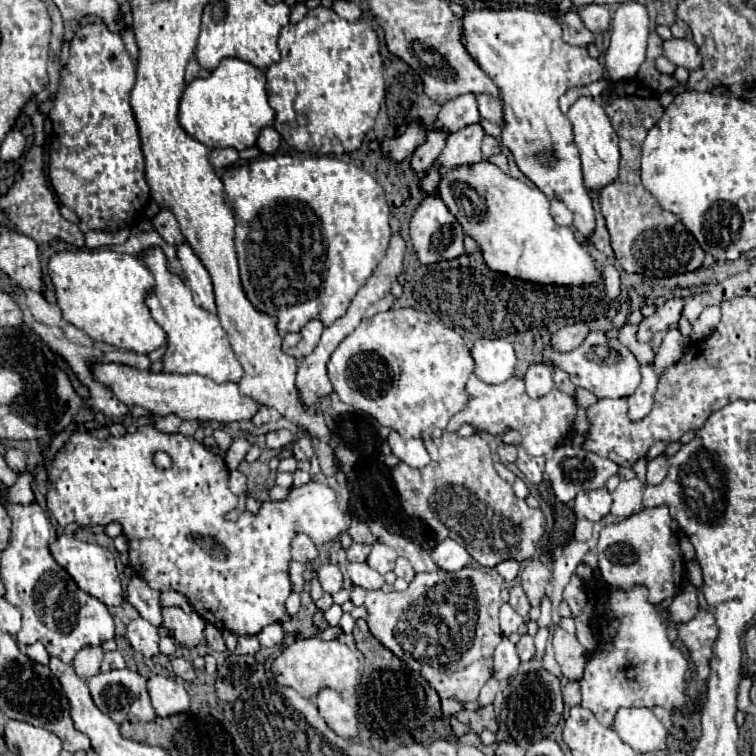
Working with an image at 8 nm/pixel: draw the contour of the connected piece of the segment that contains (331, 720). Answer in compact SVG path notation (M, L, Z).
M322 689L316 697L316 705L320 709L320 715L336 735L340 735L342 739L354 739L358 735L356 711L336 691Z

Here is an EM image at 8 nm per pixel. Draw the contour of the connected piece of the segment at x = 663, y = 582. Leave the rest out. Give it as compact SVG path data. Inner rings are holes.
M666 507L642 509L628 519L608 525L600 531L598 541L598 569L610 589L630 591L630 587L644 585L650 591L650 603L662 603L680 591L684 579L684 561L678 551L678 539L670 529L672 517Z

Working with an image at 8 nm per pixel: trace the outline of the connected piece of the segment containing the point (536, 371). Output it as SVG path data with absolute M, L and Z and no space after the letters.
M536 363L536 365L530 365L530 369L526 371L524 375L524 383L526 383L526 393L532 397L532 399L538 399L538 397L544 397L552 391L554 387L554 379L552 379L552 369L544 363Z

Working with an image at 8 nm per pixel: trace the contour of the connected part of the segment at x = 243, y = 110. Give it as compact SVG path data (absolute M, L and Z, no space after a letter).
M222 59L208 79L198 77L188 83L180 101L178 121L190 137L206 147L234 147L236 151L252 147L260 129L274 121L274 111L266 97L264 71L242 59Z

